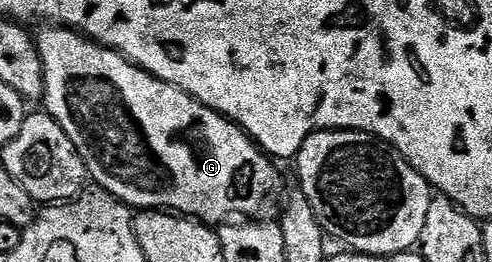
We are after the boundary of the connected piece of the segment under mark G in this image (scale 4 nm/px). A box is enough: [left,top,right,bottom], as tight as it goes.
[37,24,279,224]

